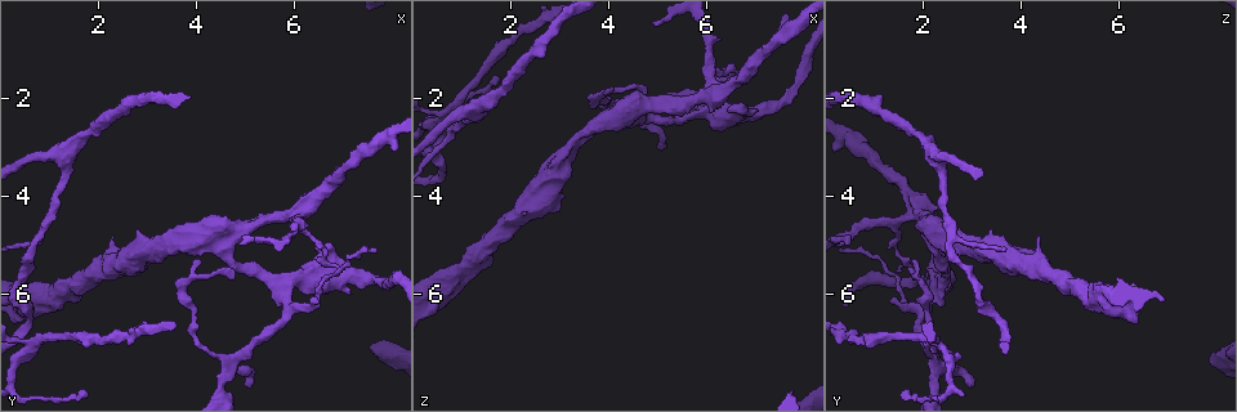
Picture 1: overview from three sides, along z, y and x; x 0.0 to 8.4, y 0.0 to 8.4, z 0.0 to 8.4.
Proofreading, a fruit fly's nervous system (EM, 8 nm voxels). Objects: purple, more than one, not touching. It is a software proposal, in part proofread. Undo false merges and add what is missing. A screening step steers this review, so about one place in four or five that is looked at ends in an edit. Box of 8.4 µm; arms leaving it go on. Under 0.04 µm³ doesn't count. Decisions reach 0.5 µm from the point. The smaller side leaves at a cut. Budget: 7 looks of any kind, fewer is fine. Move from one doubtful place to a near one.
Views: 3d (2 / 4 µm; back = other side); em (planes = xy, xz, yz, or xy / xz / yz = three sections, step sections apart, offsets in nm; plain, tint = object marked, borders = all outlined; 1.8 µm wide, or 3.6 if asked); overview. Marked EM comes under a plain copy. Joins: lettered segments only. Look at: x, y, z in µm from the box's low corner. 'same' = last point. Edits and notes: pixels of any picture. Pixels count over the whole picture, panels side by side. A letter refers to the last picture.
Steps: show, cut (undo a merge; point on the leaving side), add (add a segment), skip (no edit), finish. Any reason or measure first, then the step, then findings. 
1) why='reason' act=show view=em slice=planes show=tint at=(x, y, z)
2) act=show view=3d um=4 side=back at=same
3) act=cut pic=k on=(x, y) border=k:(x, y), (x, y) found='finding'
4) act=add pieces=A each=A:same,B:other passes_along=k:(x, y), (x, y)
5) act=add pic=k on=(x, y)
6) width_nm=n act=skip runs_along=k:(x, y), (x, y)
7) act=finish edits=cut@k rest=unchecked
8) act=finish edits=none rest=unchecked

act=show view=em um=3.6 slice=yz step=4 show=tint at=(4.25, 4.85, 2.40)

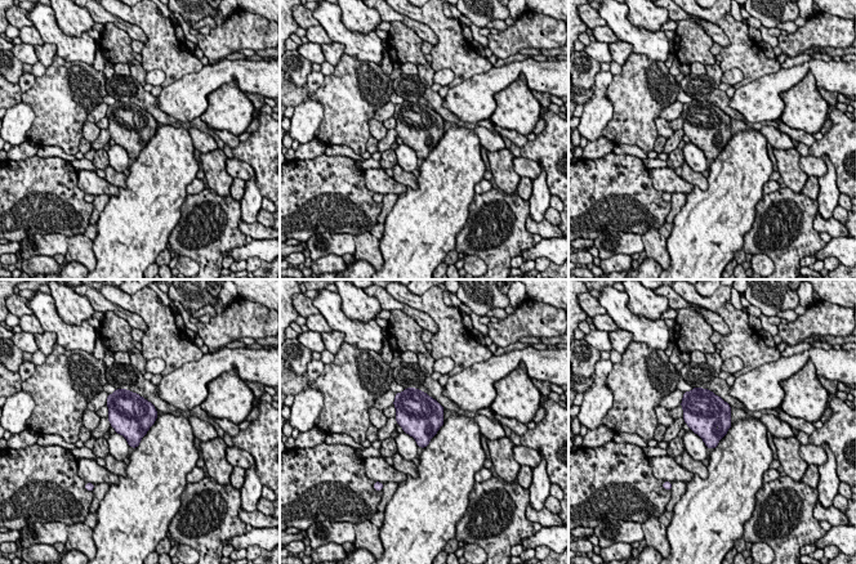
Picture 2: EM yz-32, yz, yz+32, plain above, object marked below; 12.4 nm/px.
why='see the neighbours' act=show view=em um=3.6 slice=yz step=4 show=borders at=same

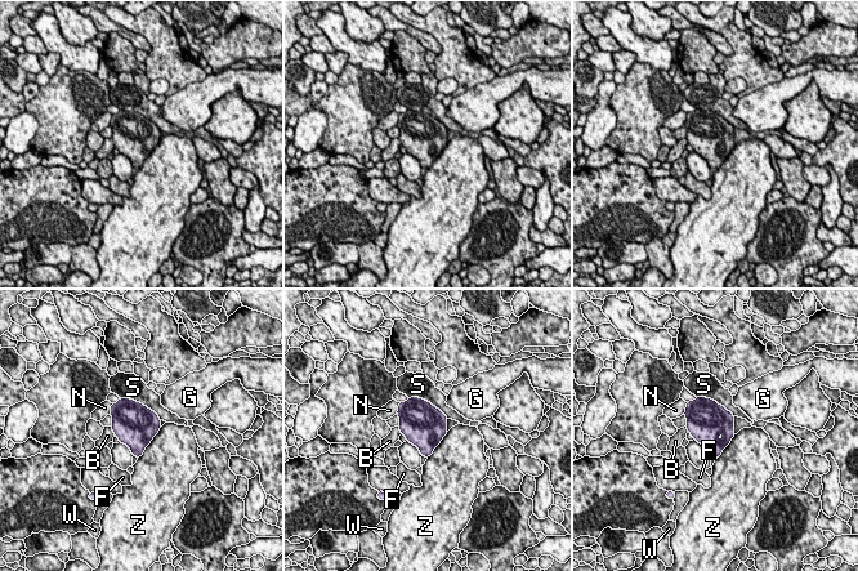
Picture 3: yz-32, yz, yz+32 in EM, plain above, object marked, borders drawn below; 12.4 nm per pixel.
longest_contact=S:600nm act=skip each=B:other,F:other,G:other,N:other,S:other,W:other,Z:other border=3:(161, 427), (138, 458) found='one neuron here'

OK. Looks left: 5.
why='side arm on a straight run' act=show view=em slice=planes show=borders at=(0.80, 4.80, 2.65)

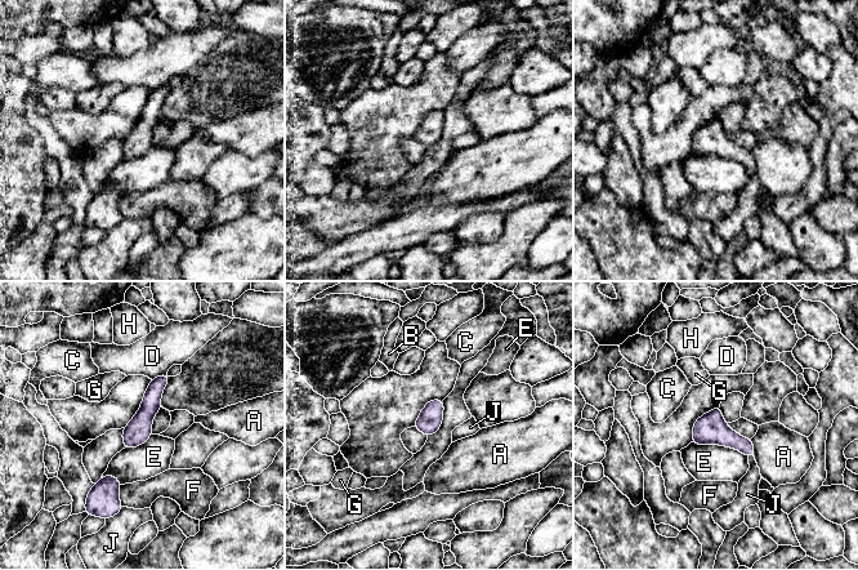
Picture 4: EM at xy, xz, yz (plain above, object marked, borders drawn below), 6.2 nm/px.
act=skip each=A:other,B:other,C:other,D:other,E:other,F:other,G:other,H:other,J:other runs_along=4:(165, 378), (126, 445) found='continuous, no second neuron'

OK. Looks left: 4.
why='arms part here' act=show view=3d um=4 side=back at=(6.00, 4.35, 1.95)

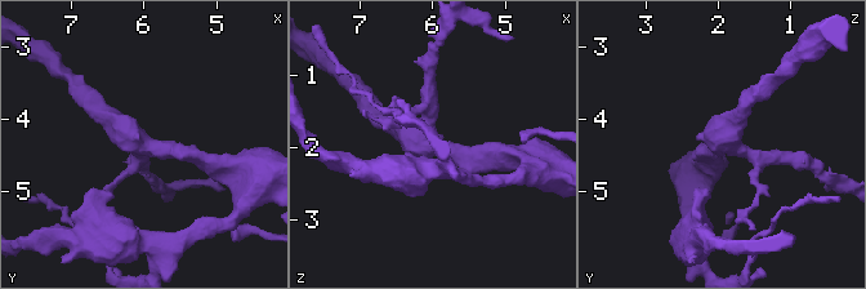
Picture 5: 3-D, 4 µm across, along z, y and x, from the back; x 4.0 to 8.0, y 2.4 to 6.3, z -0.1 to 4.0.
why='need the tissue' act=show view=em slice=xy step=8 show=tint at=(6.05, 4.30, 1.95)

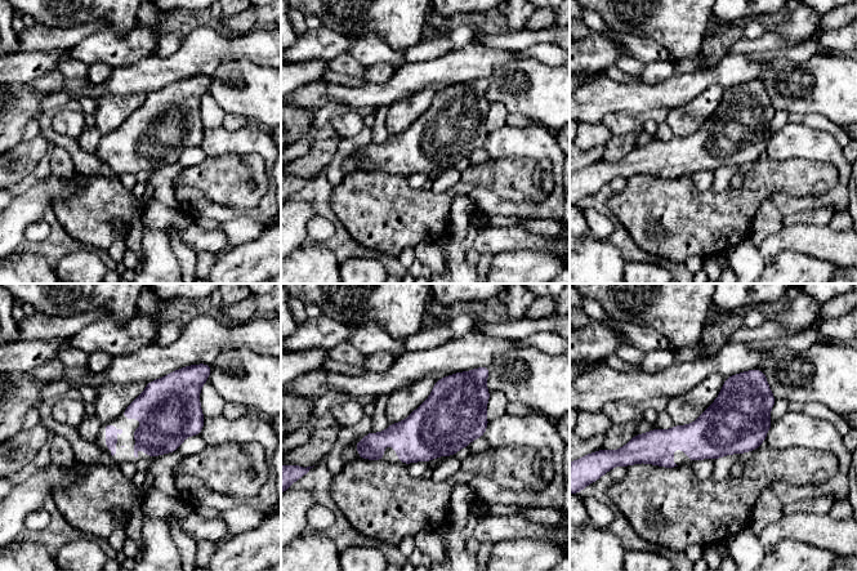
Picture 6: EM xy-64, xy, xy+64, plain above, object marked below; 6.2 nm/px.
why='what lies round it' act=show view=em slice=xy step=8 show=borders at=same

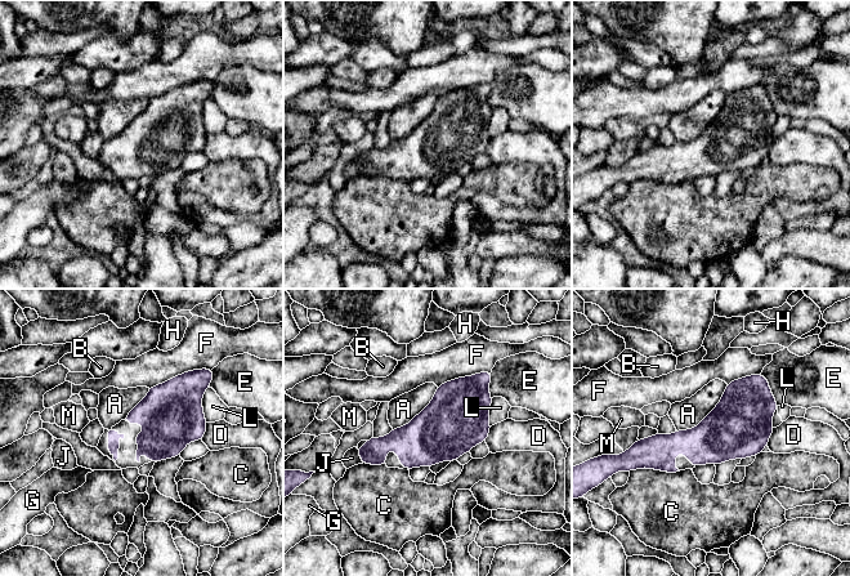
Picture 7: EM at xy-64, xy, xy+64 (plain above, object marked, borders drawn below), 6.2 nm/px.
act=skip each=A:other,B:other,C:other,D:other,E:other,F:other,G:other,H:other,J:other,L:other,M:other border=7:(727, 384), (698, 424), (676, 431) found='all the same neuron'

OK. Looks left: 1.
act=finish edits=none rest=unchecked

